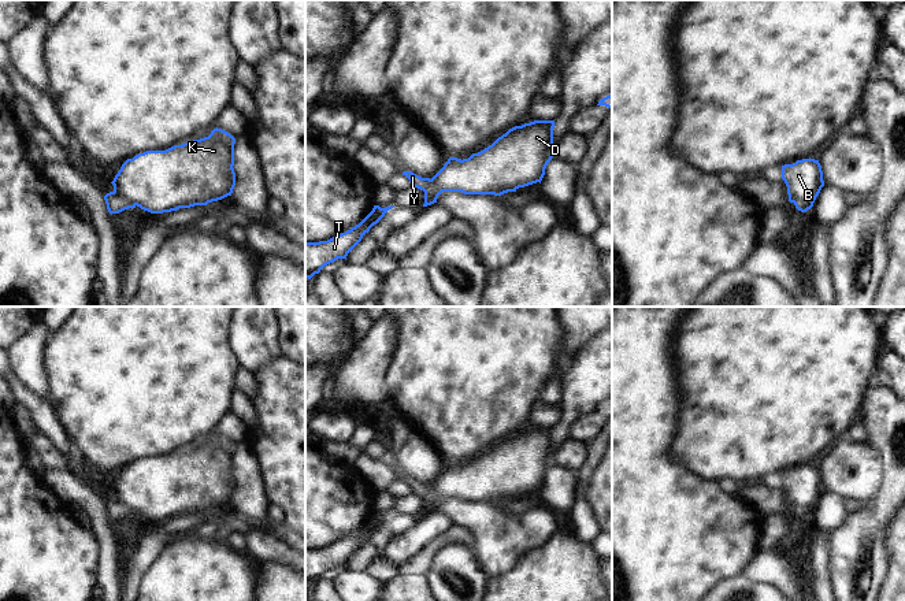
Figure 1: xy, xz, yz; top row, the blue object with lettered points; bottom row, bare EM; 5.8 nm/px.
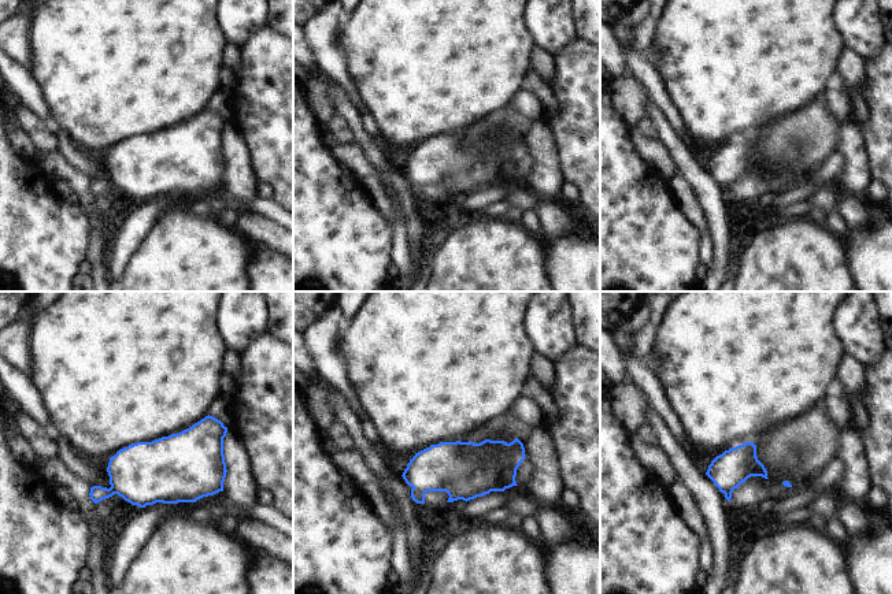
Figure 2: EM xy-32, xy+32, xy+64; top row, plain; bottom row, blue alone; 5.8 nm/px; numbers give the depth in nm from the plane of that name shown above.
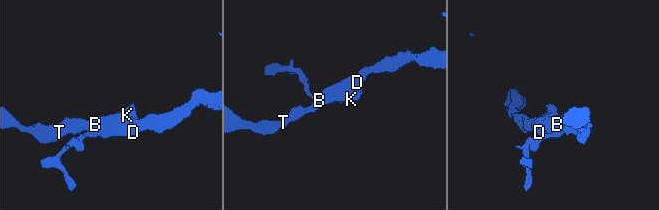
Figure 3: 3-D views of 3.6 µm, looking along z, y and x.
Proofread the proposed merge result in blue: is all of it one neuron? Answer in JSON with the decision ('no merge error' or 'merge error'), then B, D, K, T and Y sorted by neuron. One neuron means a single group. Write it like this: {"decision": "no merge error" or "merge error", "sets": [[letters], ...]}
{"decision": "merge error", "sets": [["B", "D", "K", "T"], ["Y"]]}

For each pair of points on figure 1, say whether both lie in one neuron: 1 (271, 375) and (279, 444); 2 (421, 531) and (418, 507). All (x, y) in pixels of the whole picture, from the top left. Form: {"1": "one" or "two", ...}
{"1": "one", "2": "two"}

